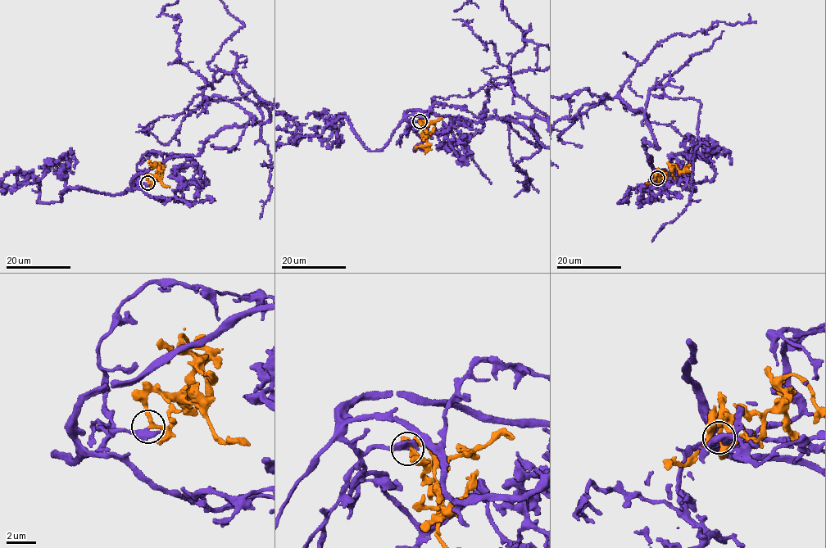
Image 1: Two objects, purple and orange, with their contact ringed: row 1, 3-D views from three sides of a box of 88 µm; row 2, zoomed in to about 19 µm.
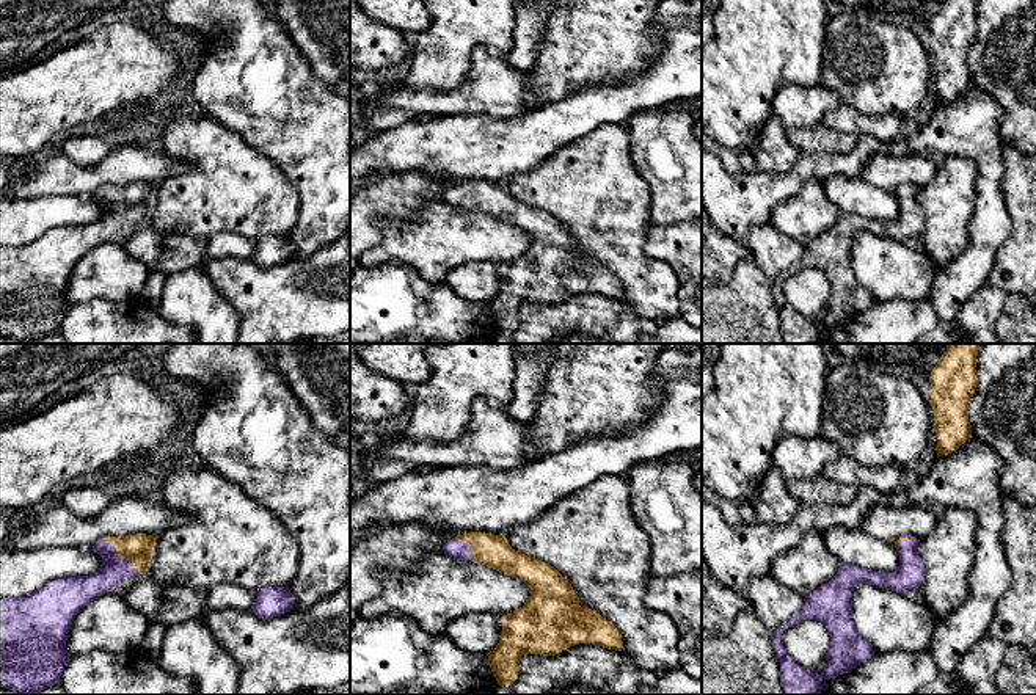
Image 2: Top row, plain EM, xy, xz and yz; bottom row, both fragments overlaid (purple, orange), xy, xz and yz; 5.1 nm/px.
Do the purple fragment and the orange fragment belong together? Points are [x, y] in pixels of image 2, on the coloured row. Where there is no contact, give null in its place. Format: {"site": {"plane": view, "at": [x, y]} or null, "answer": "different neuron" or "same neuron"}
{"site": {"plane": "xy", "at": [120, 557]}, "answer": "same neuron"}

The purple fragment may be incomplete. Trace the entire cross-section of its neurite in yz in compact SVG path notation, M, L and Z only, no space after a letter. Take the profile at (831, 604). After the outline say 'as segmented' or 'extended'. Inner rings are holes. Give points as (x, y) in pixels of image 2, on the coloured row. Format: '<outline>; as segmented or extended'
M903 535L895 541L899 566L892 573L879 573L852 565L840 565L838 573L804 598L802 610L783 628L772 632L772 645L780 662L780 681L785 695L821 695L821 682L851 673L874 654L857 632L852 621L852 591L857 584L871 584L906 595L918 588L925 579L925 563L917 552L917 538ZM802 620L821 621L829 635L827 664L821 675L796 664L783 646L783 631Z; extended

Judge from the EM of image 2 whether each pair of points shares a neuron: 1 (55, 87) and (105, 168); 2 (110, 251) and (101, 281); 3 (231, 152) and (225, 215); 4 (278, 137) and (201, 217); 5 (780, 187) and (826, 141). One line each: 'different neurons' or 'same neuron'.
1: different neurons
2: same neuron
3: same neuron
4: different neurons
5: different neurons

